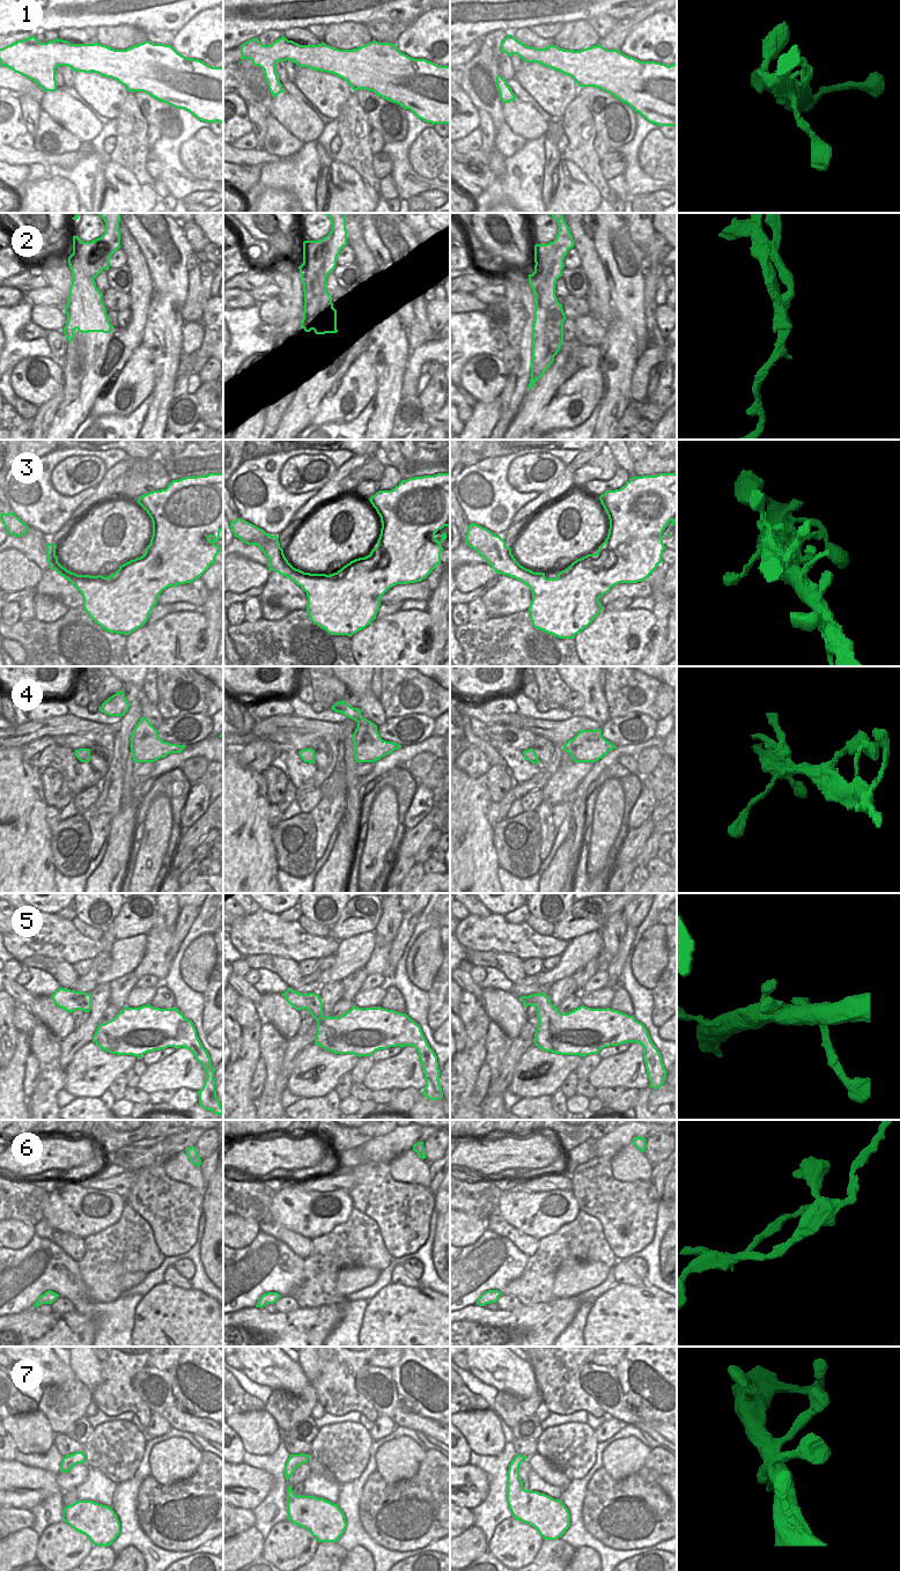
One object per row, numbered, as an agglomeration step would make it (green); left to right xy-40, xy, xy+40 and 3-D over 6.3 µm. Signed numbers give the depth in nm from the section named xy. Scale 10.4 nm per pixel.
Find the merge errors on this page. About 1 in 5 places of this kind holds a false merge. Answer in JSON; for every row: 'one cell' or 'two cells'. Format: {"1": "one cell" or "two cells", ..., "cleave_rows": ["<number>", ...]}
{"1": "one cell", "2": "two cells", "3": "one cell", "4": "one cell", "5": "one cell", "6": "two cells", "7": "one cell", "cleave_rows": ["2", "6"]}

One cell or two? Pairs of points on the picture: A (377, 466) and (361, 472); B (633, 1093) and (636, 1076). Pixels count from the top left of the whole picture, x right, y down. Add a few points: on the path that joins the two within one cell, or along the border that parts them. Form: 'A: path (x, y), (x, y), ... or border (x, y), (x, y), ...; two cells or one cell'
A: path (374, 467), (364, 472); one cell
B: border (626, 1088), (636, 1088), (639, 1090); two cells

